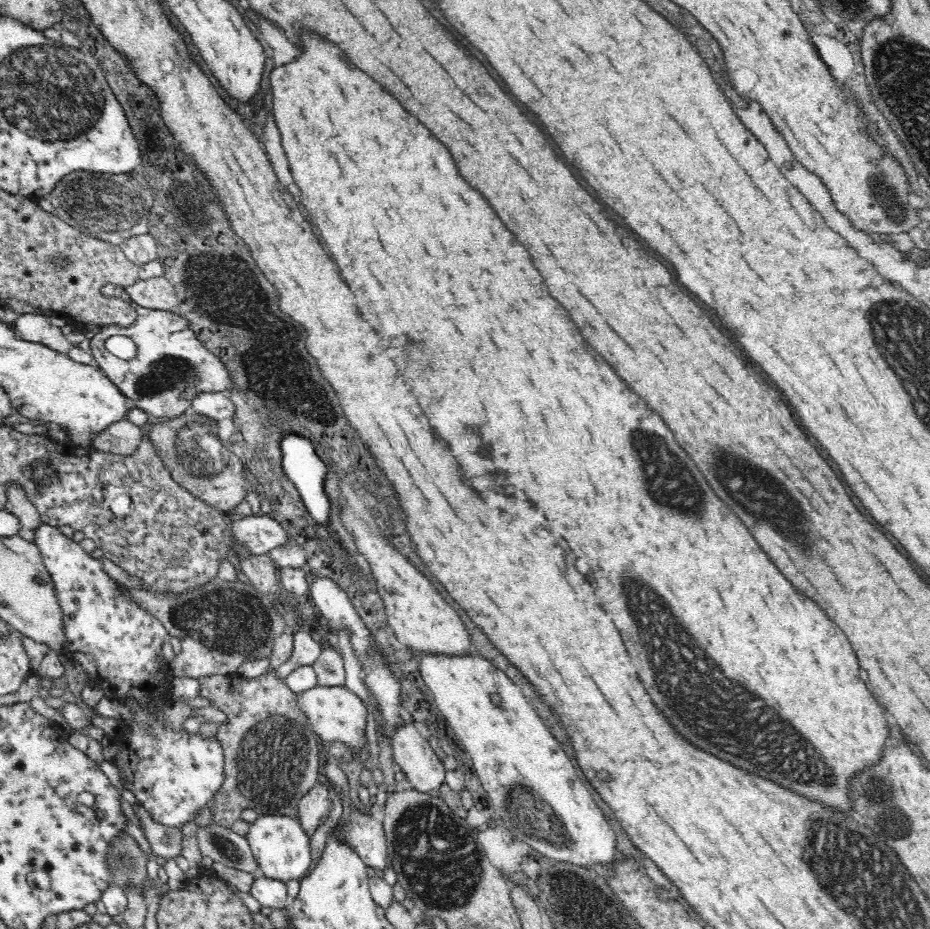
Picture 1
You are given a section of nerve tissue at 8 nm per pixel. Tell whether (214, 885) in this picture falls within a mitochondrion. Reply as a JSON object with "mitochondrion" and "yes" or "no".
{"mitochondrion":"no"}

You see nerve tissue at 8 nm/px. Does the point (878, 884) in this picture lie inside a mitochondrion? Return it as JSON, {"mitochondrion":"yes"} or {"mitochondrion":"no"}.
{"mitochondrion":"yes"}

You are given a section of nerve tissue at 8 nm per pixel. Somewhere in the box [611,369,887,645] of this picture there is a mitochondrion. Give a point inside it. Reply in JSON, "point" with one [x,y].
{"point":[755,491]}

